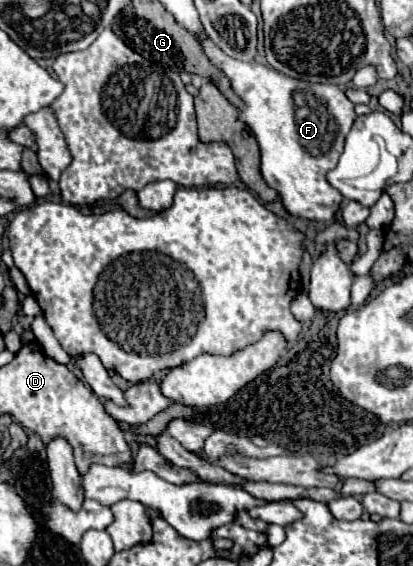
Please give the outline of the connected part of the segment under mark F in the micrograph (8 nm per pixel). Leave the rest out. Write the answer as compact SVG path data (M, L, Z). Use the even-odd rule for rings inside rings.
M206 38L202 46L212 64L224 70L234 92L246 104L240 112L240 120L244 120L256 134L266 184L280 194L284 208L292 216L318 222L332 220L344 196L328 184L326 172L338 164L344 140L356 120L354 104L338 86L302 82L262 64L234 60L214 46L210 38Z

